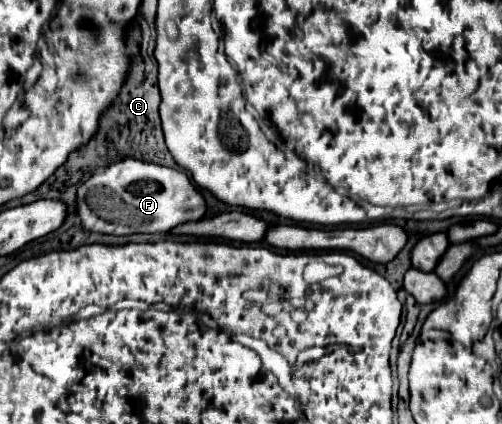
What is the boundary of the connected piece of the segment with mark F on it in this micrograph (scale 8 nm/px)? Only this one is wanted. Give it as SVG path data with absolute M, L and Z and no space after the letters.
M121 160L77 186L77 216L83 230L99 234L169 232L173 226L205 216L205 200L185 172L143 160Z

